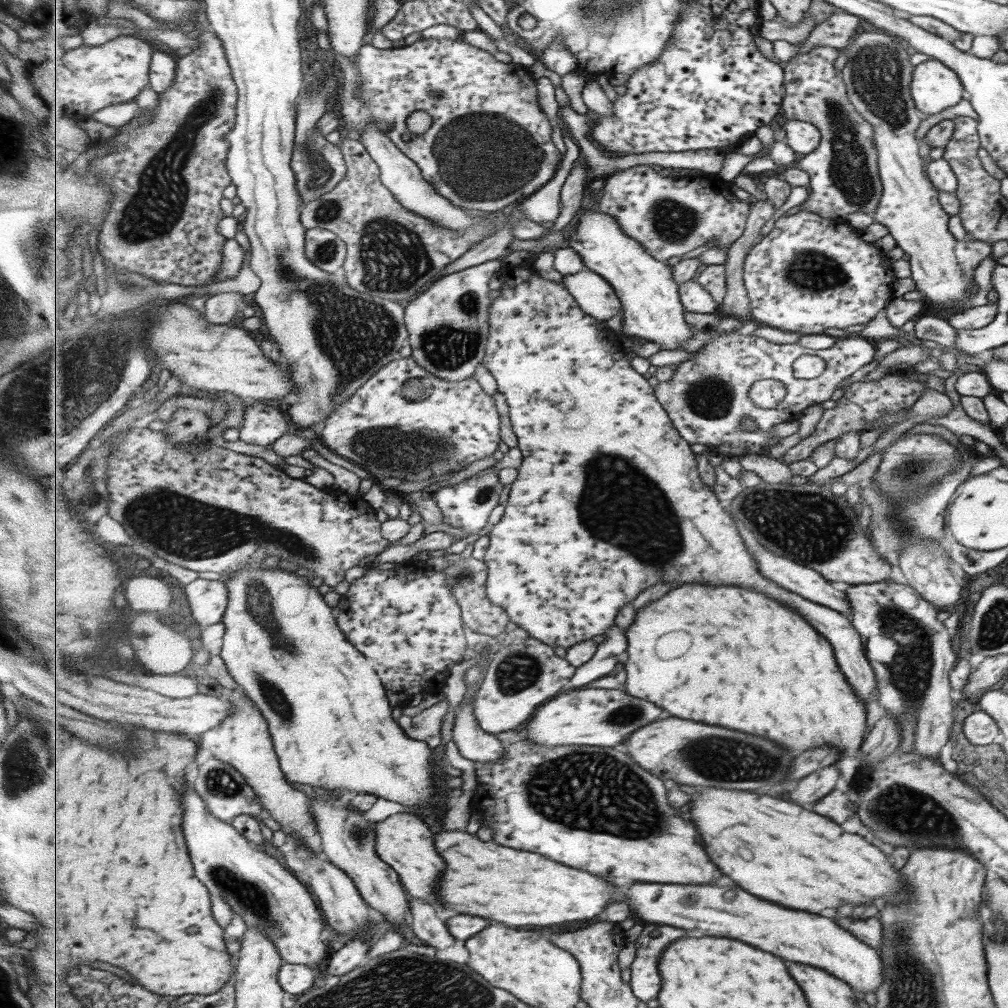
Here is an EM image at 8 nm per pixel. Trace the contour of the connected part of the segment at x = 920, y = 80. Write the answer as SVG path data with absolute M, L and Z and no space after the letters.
M928 58L913 67L910 95L914 107L925 115L955 106L964 97L959 77L942 62Z

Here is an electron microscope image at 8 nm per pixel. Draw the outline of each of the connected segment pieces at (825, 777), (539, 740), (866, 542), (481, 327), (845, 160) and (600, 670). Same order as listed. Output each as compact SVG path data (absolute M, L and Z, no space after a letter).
M834 764L825 766L817 772L813 772L811 776L803 778L797 786L797 790L791 792L791 800L795 800L801 806L811 806L813 802L817 802L819 798L823 798L827 792L832 792L835 782L839 779L839 771Z
M583 688L573 690L569 694L563 694L555 698L553 702L547 702L537 710L537 718L525 727L526 738L541 746L603 746L611 748L623 742L631 732L635 732L641 726L647 726L655 720L669 718L671 714L653 702L633 698L623 690L611 690L601 688Z
M807 482L803 486L761 483L753 488L744 487L741 494L732 500L730 508L734 518L740 520L749 532L753 532L767 550L812 568L828 582L862 585L892 581L889 579L889 564L876 553L868 529L861 530L859 527L853 507L844 496L835 497L818 482Z
M503 259L484 262L435 280L422 295L406 303L406 326L413 345L413 360L435 376L464 381L484 362L489 341L492 309L489 280L503 265Z
M813 46L811 52L792 57L784 67L786 97L783 115L788 120L812 123L820 132L817 148L793 164L810 174L811 196L799 204L799 210L821 218L843 219L853 212L872 217L882 191L873 141L875 132L872 124L857 114L847 97L841 71L833 69L835 58L837 49Z
M614 624L604 635L606 639L599 645L593 658L583 666L578 667L578 672L581 674L573 676L573 688L587 686L589 682L593 684L595 680L611 674L619 664L619 656L623 652L627 652L627 635L620 626Z

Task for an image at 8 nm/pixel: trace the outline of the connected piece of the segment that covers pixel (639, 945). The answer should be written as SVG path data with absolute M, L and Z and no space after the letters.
M651 924L645 928L635 941L636 956L631 964L631 980L633 992L643 1002L655 1000L661 992L663 976L657 970L657 960L661 952L677 938L687 936L687 930L679 930L673 926L657 926Z

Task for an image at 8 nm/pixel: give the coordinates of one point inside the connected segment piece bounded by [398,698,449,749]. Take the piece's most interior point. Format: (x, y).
(427, 726)

